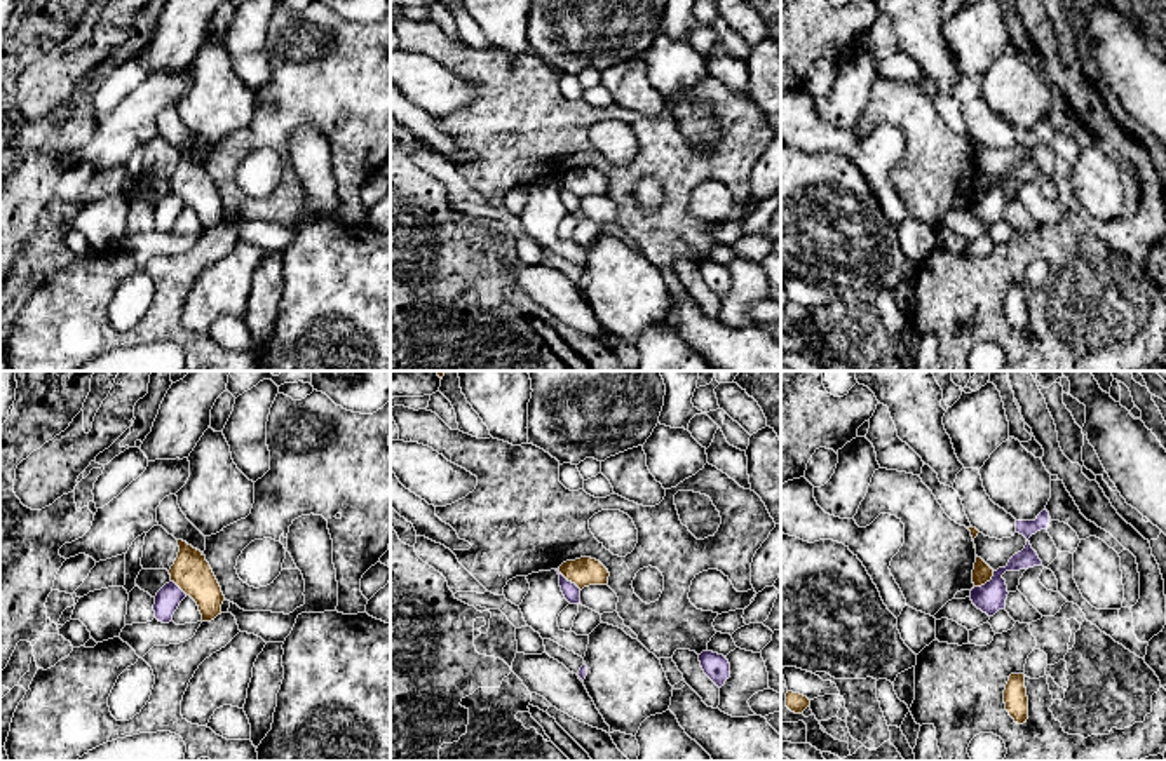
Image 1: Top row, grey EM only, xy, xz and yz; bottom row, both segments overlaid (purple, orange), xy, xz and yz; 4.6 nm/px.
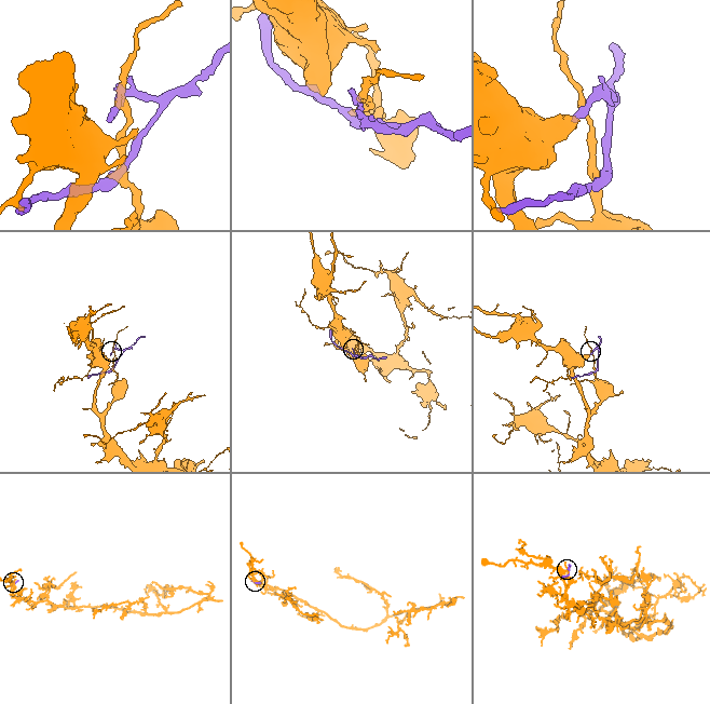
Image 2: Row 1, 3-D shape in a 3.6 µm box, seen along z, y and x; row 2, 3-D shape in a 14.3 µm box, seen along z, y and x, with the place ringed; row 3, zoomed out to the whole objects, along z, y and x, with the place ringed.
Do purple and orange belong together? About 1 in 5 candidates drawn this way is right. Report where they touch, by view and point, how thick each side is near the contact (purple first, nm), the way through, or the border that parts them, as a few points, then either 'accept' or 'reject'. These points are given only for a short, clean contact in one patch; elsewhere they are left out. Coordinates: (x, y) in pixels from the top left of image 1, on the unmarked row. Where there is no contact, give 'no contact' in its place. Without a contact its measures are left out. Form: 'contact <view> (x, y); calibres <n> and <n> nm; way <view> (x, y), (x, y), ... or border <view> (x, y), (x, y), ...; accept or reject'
contact yz (987, 192); calibres 140 and 90 nm; reject

